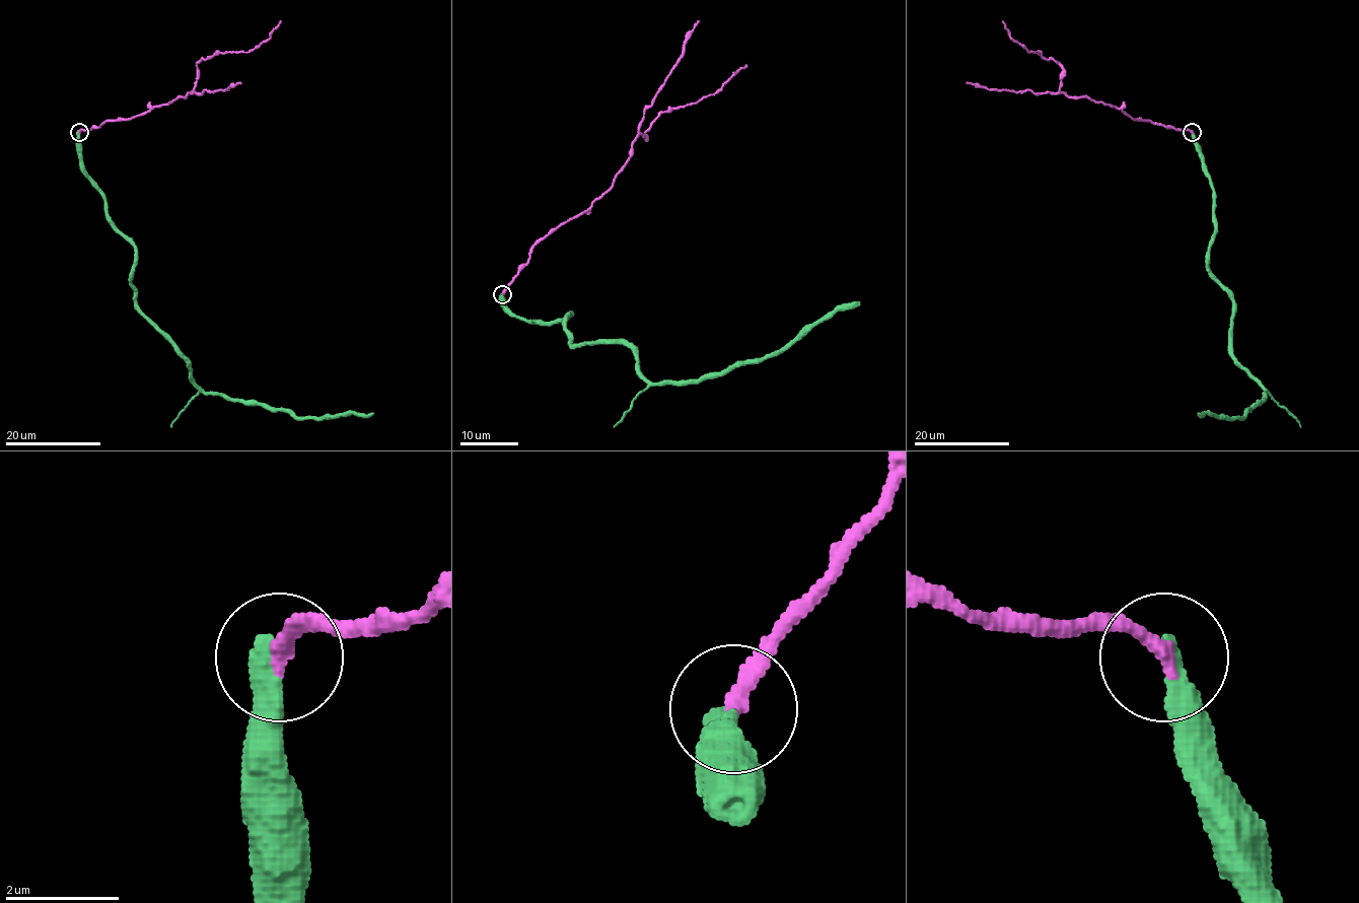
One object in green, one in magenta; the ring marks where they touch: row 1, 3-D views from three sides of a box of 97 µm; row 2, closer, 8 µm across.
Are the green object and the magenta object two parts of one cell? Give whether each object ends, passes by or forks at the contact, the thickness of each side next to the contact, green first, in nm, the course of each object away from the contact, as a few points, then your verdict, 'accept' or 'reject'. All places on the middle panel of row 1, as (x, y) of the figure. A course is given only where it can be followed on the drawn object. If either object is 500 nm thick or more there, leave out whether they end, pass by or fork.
green ends; magenta ends; calibres 440 and 320 nm; course green (501, 294), (528, 320), (570, 315), (572, 345), (625, 343), (655, 383), (760, 362), (859, 301); course magenta (503, 294), (534, 245), (611, 188), (631, 144), (641, 134), (645, 138), (661, 112), (715, 93), (747, 66); reject

